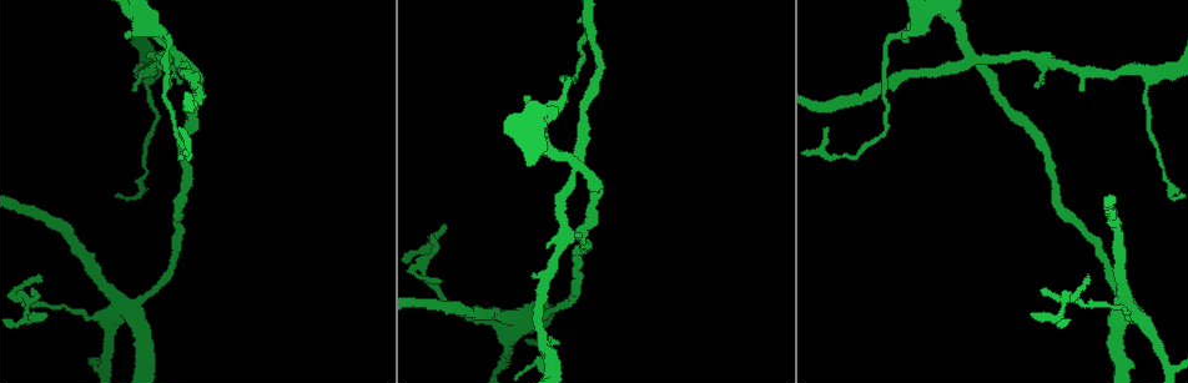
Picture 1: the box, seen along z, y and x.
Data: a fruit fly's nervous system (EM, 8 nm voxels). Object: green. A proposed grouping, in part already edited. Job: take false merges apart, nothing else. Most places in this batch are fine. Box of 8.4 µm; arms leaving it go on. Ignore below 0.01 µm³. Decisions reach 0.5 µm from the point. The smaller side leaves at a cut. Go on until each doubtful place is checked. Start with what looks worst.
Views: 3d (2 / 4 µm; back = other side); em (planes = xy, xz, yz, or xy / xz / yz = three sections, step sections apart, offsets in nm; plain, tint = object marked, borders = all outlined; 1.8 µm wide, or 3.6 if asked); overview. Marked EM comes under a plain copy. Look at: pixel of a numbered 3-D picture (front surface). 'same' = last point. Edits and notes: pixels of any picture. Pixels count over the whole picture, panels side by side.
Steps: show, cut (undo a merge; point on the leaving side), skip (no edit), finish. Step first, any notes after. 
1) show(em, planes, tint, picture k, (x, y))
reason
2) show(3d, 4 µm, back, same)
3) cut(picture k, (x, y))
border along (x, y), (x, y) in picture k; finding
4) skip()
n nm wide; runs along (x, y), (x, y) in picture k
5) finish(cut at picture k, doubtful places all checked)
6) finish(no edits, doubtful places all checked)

show(em, planes, tint, picture 1, (580, 163))
abrupt turn

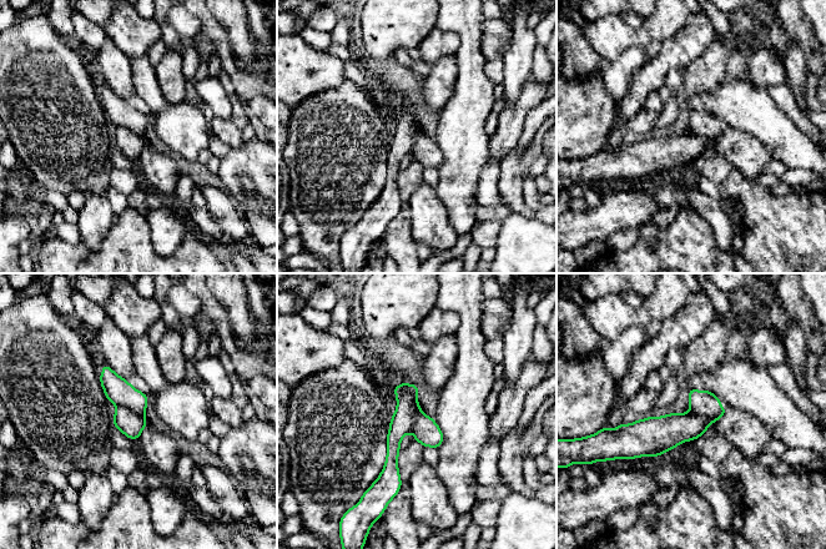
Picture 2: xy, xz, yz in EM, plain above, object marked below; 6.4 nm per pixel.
cut(picture 2, (130, 423))
190 nm wide; the part that leaves runs along (411, 387), (393, 438), (391, 483) in picture 2; a second neuron is stuck on

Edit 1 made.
show(3d, 2 µm, picture 1, (121, 307))
four or more arms meet

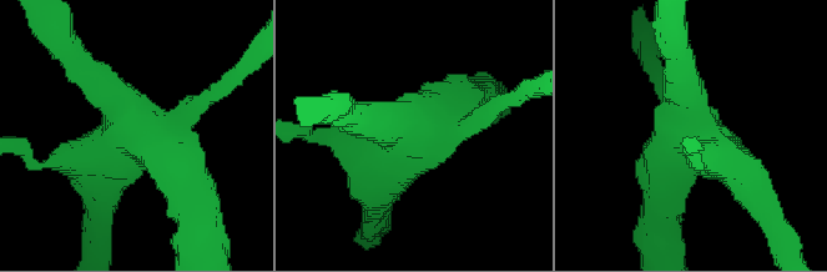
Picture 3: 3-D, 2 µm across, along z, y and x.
show(em, planes, tint, picture 3, (698, 131))
need the tissue

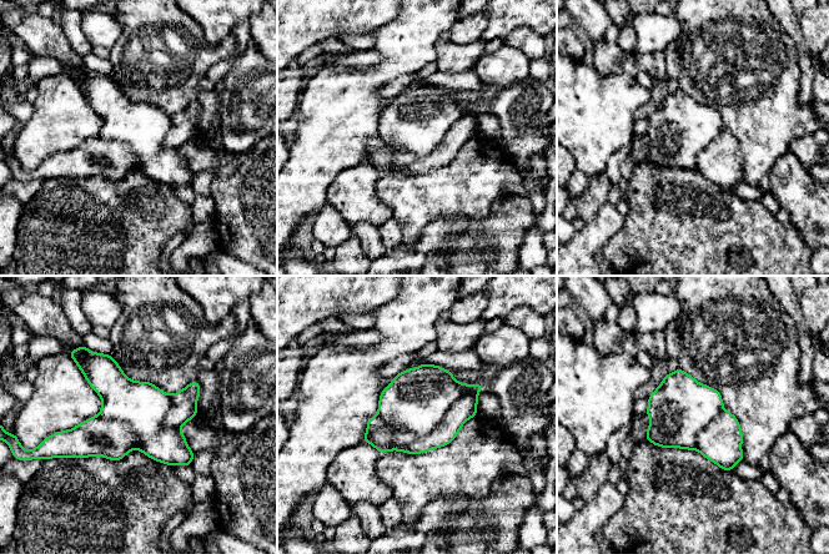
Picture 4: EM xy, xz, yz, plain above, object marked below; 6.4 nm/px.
cut(picture 4, (417, 399))
border along (477, 391), (423, 434), (378, 416) in picture 4; two neurons meet here

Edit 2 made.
show(overview)

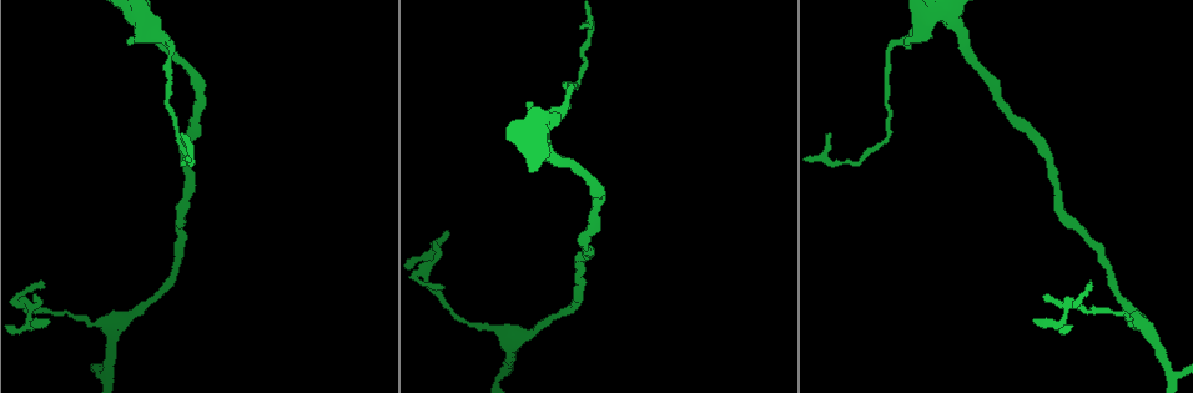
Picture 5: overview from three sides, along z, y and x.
show(em, yz, step 16, tint, picture 5, (422, 275))
abrupt turn

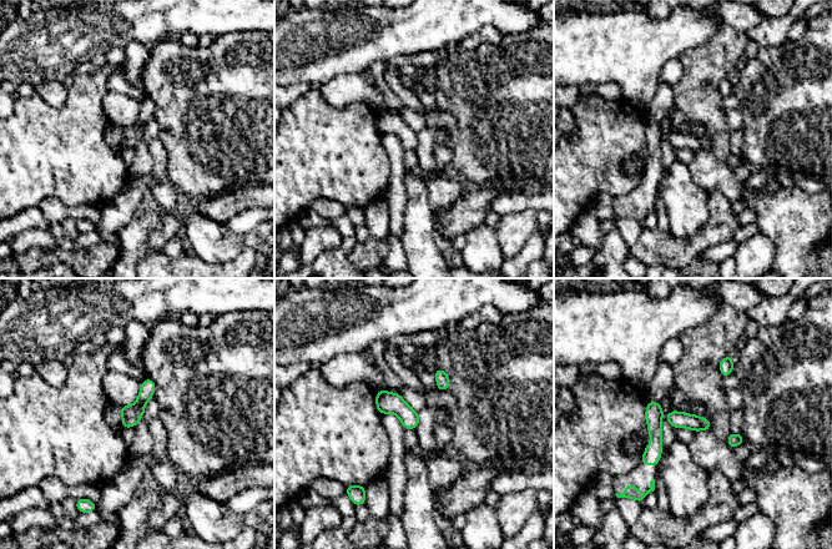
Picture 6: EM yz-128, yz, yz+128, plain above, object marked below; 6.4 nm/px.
show(em, planes, tint, same)

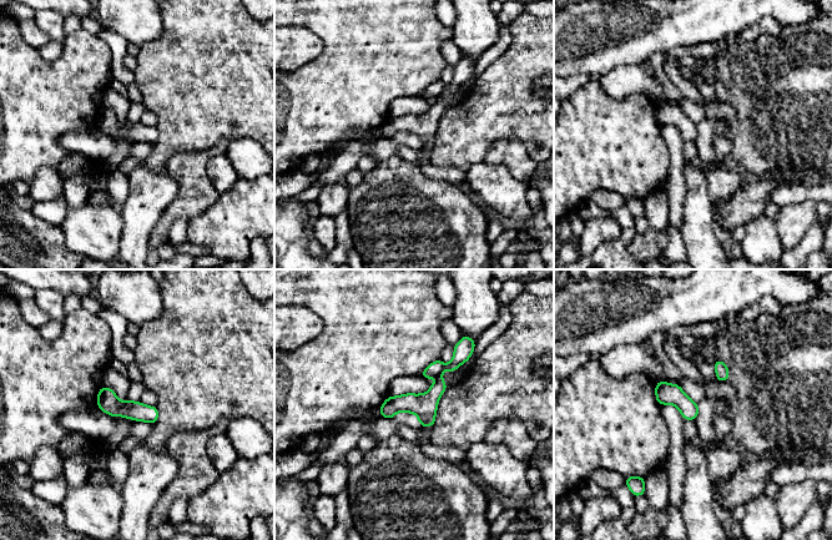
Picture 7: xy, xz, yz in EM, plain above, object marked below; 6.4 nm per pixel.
skip()
runs along (462, 352), (423, 403), (383, 413) in picture 7; all the same neuron

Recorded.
finish(cut at picture 2, cut at picture 4, doubtful places all checked)

